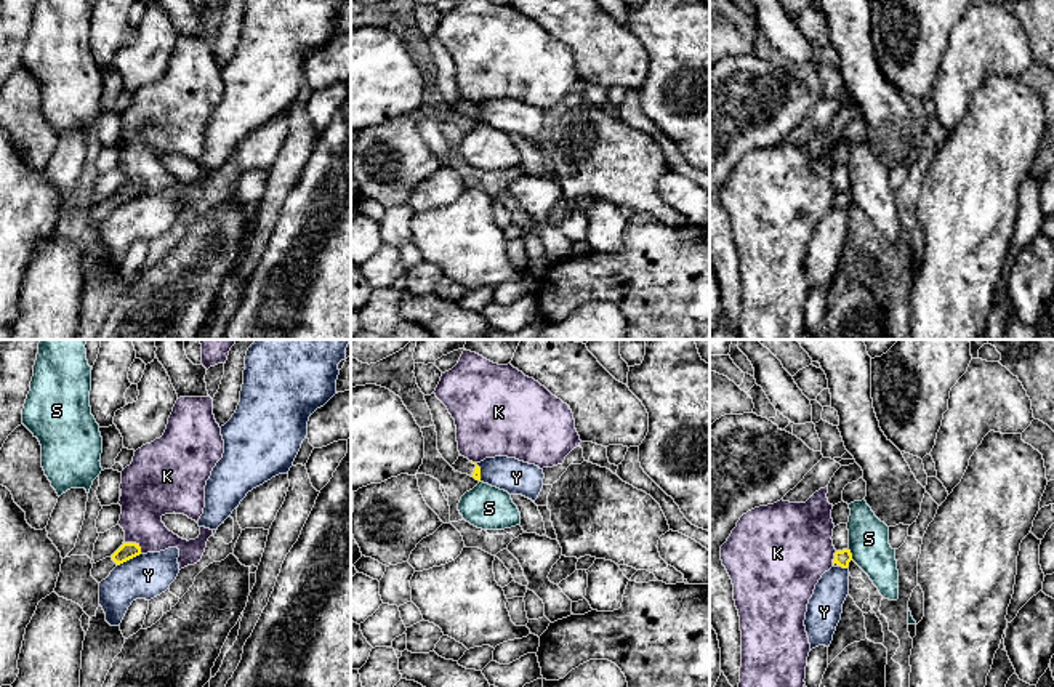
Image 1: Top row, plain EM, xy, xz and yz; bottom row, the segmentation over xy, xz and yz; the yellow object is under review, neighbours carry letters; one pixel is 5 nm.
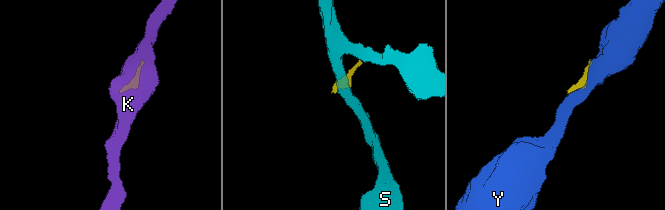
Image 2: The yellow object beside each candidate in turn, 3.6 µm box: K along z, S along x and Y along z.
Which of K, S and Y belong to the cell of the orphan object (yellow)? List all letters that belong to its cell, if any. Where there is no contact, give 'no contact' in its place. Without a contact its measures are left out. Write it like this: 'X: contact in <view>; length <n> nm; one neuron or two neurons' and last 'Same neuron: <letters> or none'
K: contact in xy; length 110 nm; two neurons
S: contact in yz; length 60 nm; two neurons
Y: contact in xy; length 140 nm; two neurons
Same neuron: none

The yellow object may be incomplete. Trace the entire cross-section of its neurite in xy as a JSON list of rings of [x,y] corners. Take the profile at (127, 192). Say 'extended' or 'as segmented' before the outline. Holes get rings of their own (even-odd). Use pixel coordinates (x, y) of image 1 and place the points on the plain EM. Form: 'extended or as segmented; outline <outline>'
extended; outline [[[123,184],[111,199],[106,199],[106,200],[93,205],[91,218],[98,224],[101,224],[103,221],[106,221],[111,216],[111,213],[117,207],[120,207],[120,205],[123,205],[123,203],[127,203],[127,202],[139,197],[139,195],[141,195],[139,186],[136,186],[136,184]]]

